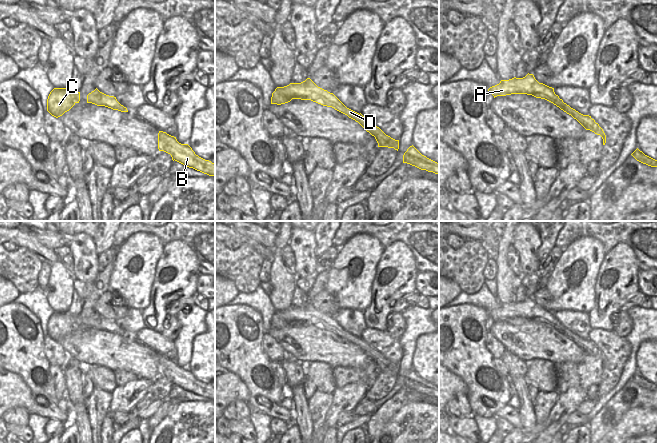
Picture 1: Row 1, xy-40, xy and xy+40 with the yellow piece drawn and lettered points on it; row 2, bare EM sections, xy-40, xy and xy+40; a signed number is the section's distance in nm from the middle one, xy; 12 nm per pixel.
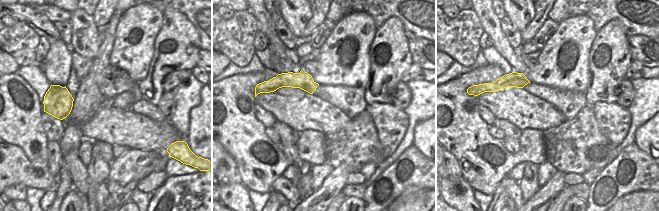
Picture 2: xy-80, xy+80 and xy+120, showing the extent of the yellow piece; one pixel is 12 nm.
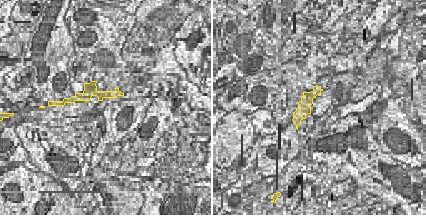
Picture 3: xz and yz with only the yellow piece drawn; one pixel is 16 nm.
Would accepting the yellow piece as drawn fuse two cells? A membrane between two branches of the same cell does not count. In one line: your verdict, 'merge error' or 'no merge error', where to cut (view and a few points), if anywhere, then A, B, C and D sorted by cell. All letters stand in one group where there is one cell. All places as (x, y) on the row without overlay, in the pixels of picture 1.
merge error; cut in xy along (276, 312), (291, 323); A B D / C

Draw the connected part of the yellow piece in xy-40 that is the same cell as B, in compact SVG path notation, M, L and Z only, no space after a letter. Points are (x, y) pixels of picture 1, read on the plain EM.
M159 355L158 357L158 373L170 378L173 385L215 401L214 387L199 381L188 368L179 367L176 361L166 356Z

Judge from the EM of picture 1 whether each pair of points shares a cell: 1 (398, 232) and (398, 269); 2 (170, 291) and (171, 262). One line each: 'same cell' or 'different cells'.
1: different cells
2: same cell

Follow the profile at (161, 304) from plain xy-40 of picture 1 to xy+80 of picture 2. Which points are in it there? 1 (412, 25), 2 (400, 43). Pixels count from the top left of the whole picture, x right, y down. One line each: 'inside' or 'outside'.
1: outside
2: inside

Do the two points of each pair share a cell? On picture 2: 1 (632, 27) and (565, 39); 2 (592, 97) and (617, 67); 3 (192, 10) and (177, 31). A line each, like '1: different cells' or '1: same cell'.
1: different cells
2: same cell
3: different cells

